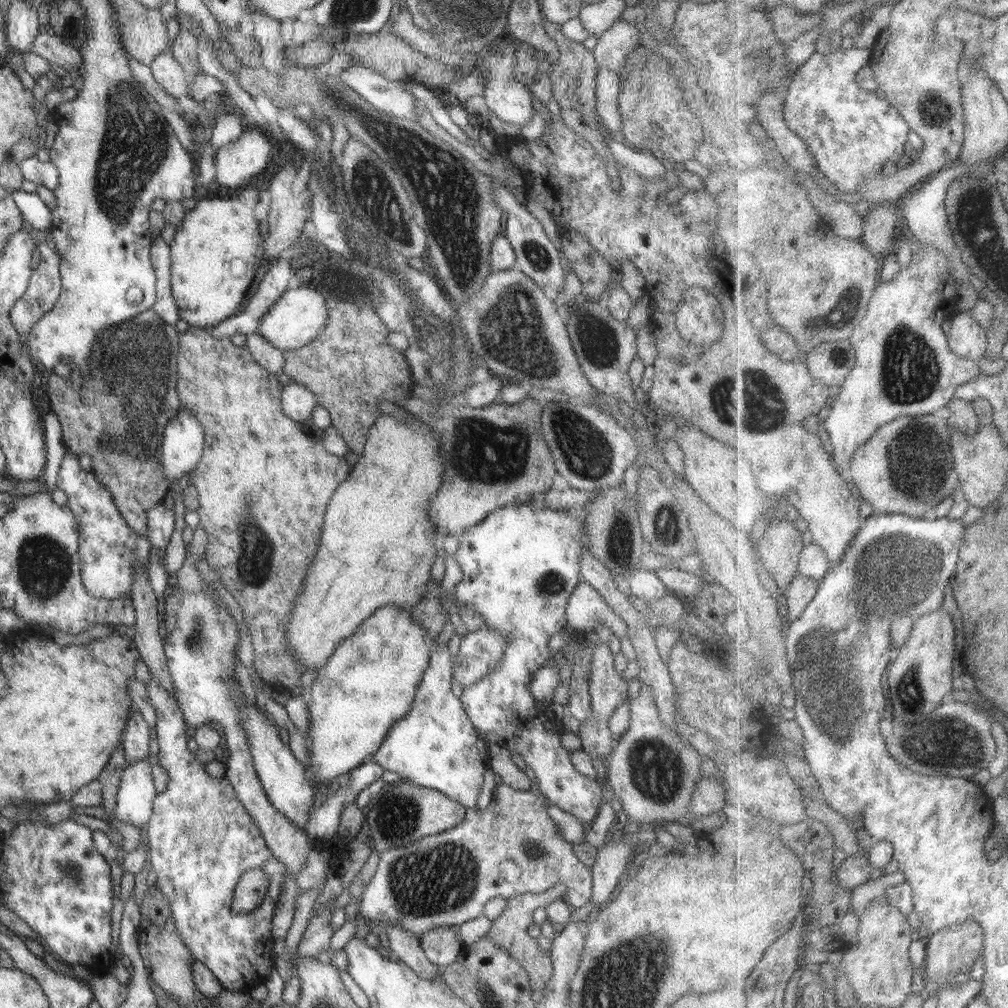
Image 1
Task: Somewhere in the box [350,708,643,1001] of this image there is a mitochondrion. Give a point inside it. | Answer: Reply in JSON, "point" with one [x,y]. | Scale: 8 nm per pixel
{"point":[432,882]}

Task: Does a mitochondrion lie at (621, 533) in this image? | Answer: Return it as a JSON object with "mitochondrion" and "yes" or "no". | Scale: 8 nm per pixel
{"mitochondrion":"yes"}

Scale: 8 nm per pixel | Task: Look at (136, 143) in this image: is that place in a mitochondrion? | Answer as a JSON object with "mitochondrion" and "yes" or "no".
{"mitochondrion":"yes"}

